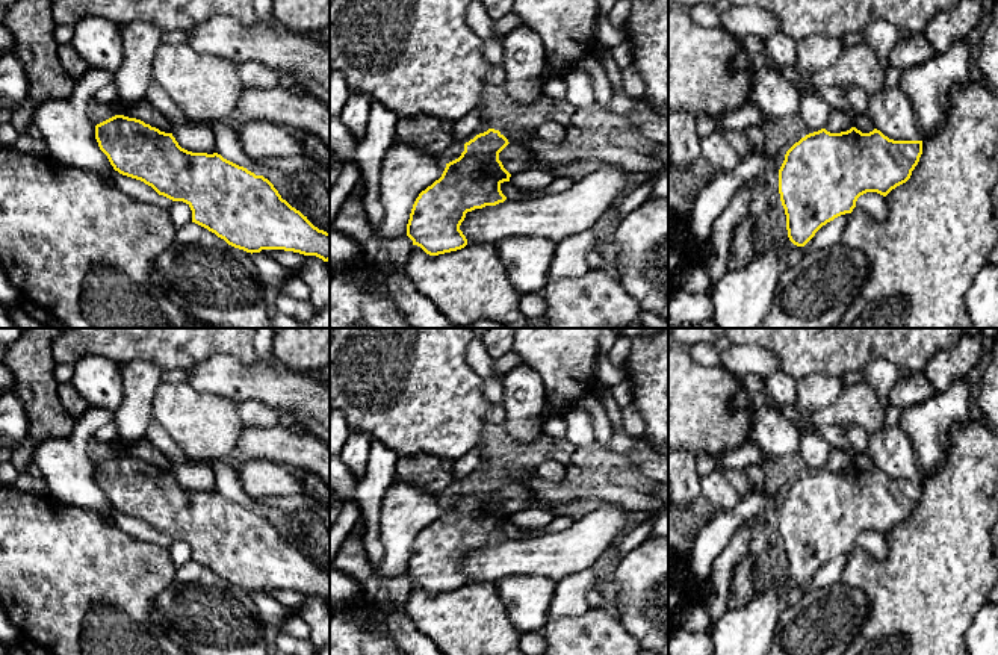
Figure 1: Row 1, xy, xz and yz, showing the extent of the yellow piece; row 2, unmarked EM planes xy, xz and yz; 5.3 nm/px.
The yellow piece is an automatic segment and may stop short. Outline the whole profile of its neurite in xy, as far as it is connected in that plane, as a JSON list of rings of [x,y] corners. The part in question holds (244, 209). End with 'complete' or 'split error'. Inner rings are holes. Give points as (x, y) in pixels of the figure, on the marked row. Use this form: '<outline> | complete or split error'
[[[115,115],[95,126],[95,139],[100,150],[107,156],[115,171],[151,186],[159,195],[172,201],[183,201],[192,210],[192,222],[207,228],[228,245],[246,253],[262,250],[284,250],[304,256],[316,256],[330,260],[330,233],[315,227],[307,216],[281,198],[274,185],[263,175],[256,175],[221,154],[192,153],[178,145],[172,133],[160,132],[141,120]]] | complete

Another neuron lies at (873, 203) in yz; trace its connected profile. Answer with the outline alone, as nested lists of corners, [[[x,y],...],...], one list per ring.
[[[866,192],[860,195],[856,201],[856,207],[865,210],[877,221],[885,221],[889,213],[885,197],[877,192]]]

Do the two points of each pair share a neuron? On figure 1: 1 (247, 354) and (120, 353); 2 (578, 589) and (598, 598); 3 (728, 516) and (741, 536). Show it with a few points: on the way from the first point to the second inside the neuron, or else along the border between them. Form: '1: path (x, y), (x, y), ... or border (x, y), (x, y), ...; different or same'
1: path (215, 344), (151, 344); same
2: border (605, 587), (595, 589), (587, 595), (588, 607); different
3: border (741, 522), (715, 558); different

